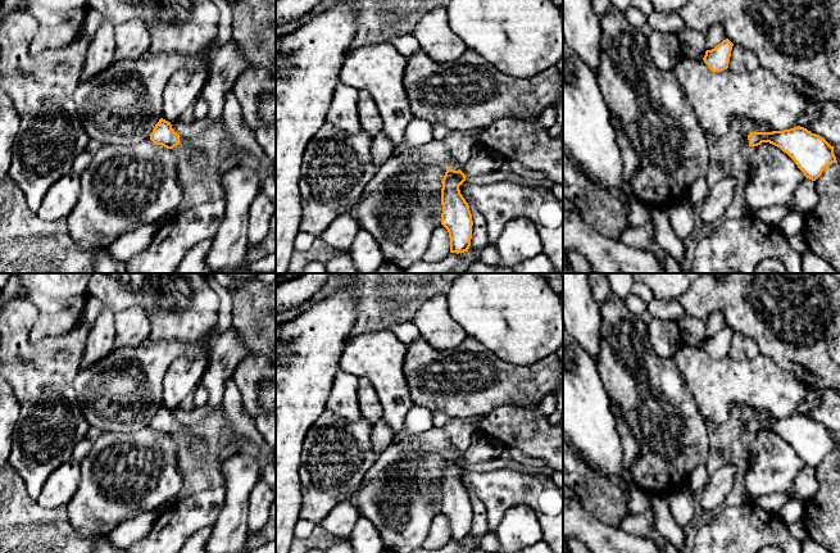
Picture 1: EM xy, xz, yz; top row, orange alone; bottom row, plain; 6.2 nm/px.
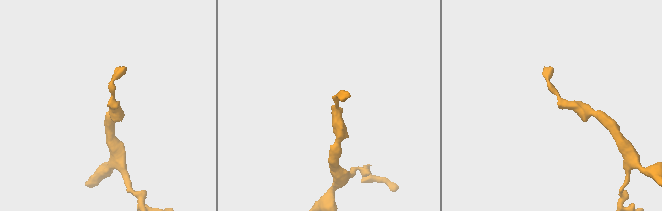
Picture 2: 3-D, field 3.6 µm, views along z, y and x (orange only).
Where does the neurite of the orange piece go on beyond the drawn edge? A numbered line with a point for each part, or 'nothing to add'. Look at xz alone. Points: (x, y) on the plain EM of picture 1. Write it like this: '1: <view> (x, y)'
1: xz (486, 449)

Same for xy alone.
1: xy (198, 444)

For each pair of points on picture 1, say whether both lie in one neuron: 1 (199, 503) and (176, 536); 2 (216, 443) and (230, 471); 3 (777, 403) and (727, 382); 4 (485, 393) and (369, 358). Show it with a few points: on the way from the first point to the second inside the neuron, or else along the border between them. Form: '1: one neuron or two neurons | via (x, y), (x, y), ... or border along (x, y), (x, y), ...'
1: one neuron | via (191, 511), (176, 529)
2: two neurons | border along (226, 459), (222, 467), (222, 486)
3: one neuron | via (764, 390), (757, 382), (740, 382)
4: two neurons | border along (407, 347), (404, 379), (412, 398)

